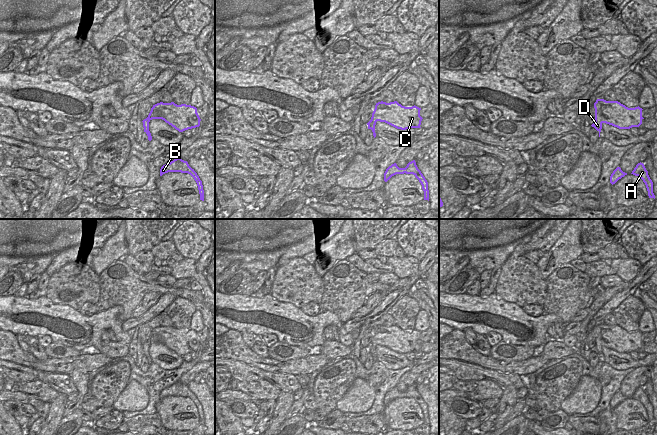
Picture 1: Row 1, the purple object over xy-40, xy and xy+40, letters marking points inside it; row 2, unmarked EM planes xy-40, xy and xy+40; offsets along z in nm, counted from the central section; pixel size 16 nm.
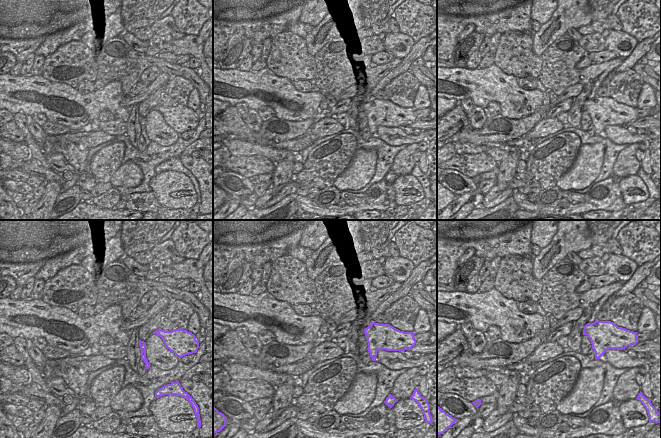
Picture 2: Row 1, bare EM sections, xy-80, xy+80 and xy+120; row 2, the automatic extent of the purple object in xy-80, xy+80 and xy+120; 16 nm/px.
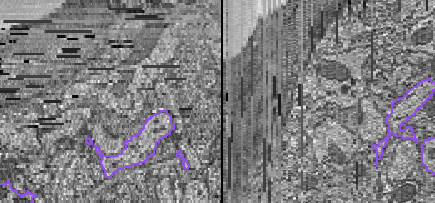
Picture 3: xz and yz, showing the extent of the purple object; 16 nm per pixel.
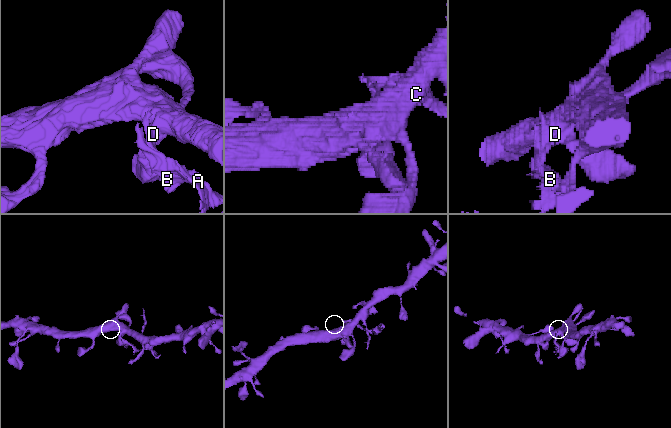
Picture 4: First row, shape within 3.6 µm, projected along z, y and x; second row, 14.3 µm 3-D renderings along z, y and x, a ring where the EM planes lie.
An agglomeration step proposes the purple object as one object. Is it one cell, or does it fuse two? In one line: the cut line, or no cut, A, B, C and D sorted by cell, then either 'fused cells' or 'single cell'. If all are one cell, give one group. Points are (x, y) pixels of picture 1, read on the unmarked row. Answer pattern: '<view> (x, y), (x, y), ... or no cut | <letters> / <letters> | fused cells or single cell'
xy (371, 341), (375, 348) | A B / C D | fused cells

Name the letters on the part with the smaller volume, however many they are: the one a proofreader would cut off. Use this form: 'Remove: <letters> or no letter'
Remove: A, B

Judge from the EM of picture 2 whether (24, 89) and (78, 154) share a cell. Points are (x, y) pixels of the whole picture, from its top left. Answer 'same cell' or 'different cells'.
different cells

